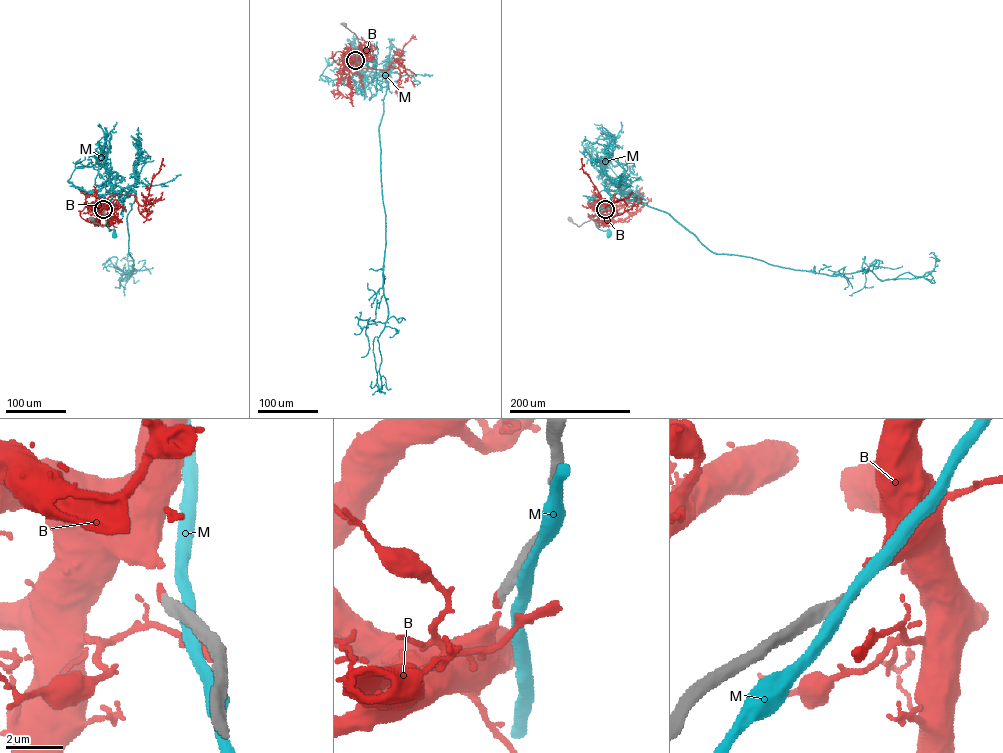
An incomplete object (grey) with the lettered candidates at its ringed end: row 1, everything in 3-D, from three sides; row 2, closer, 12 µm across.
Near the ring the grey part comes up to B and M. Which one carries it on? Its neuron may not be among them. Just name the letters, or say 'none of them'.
B

